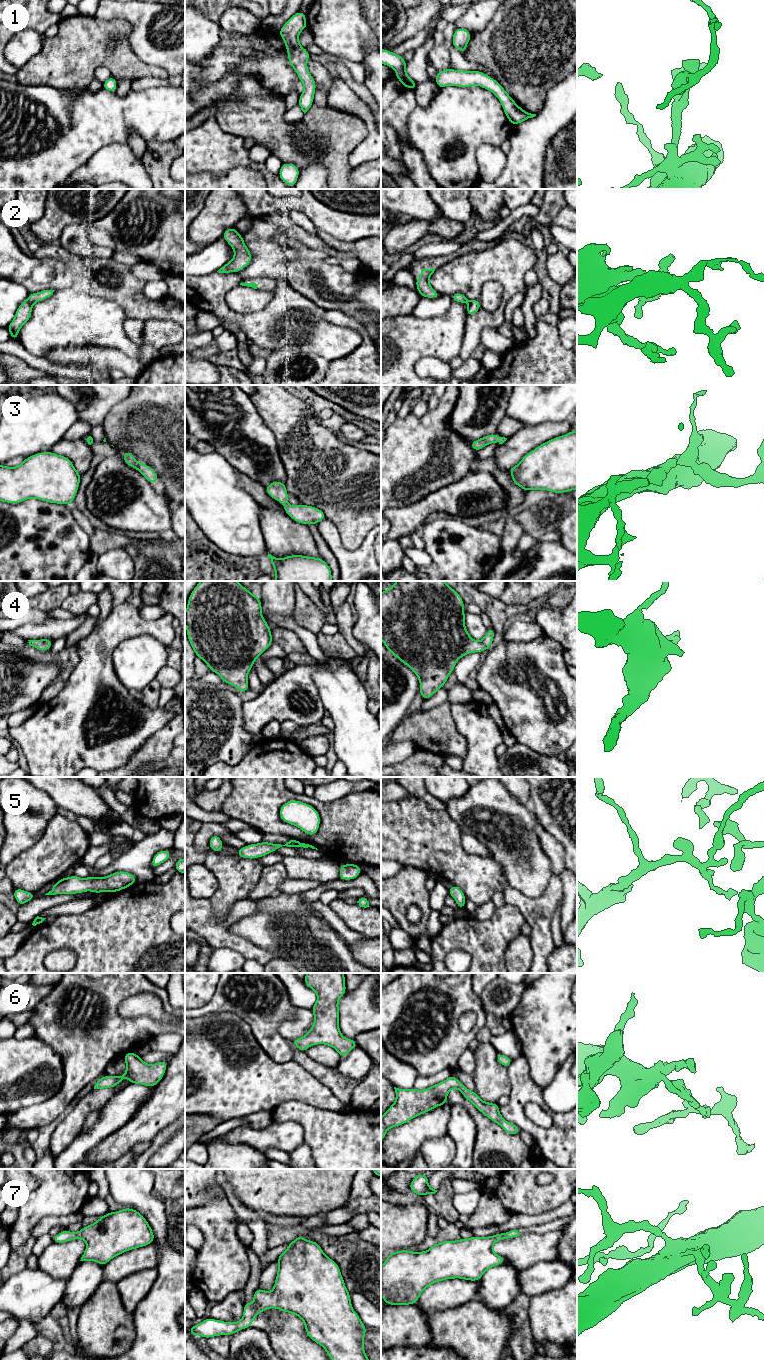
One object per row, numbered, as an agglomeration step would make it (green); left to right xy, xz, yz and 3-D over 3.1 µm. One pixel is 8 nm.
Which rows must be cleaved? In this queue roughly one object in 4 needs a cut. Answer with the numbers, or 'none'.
none

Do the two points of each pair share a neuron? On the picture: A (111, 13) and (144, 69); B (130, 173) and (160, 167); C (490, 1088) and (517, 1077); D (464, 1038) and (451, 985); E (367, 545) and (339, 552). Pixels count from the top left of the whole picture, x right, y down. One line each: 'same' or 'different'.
A: different
B: different
C: different
D: same
E: same

